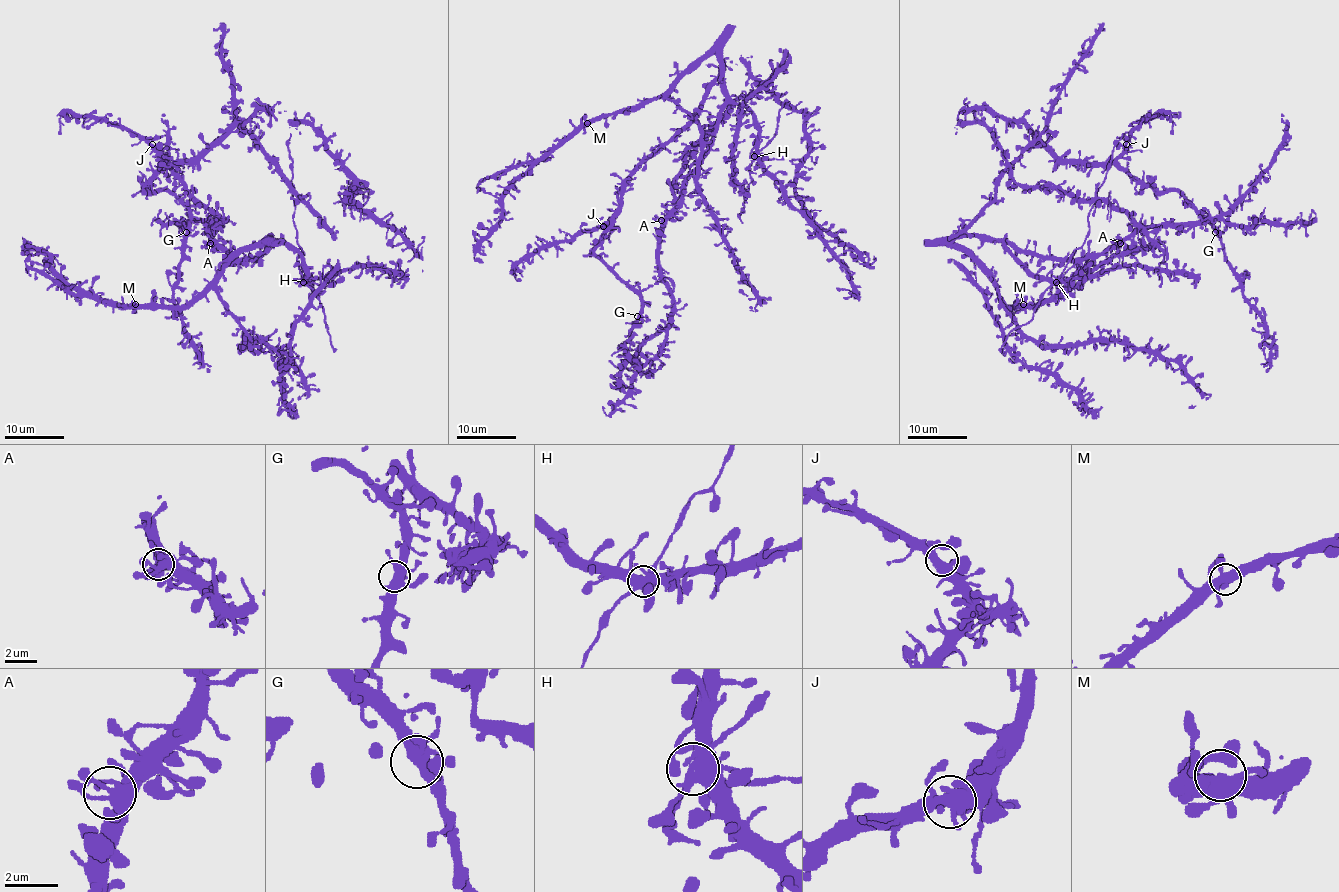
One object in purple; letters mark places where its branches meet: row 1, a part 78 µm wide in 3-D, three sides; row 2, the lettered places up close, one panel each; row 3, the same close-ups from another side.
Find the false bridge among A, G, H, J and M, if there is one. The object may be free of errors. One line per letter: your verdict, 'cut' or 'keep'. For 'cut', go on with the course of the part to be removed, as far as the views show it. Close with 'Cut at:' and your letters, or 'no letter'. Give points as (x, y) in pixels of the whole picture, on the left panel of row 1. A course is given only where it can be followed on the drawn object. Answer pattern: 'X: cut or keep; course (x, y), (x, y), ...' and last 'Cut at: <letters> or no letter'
A: keep
G: keep
H: keep
J: keep
M: keep
Cut at: no letter

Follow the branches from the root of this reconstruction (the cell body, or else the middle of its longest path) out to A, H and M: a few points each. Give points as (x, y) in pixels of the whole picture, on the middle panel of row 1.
A: (687, 177), (684, 198), (661, 220)
H: (687, 177), (705, 153), (717, 117), (728, 102), (740, 102), (752, 116), (757, 129), (757, 153), (754, 156)
M: (687, 177), (705, 153), (725, 101), (721, 60), (714, 53), (699, 57), (652, 99), (593, 117), (587, 123)

